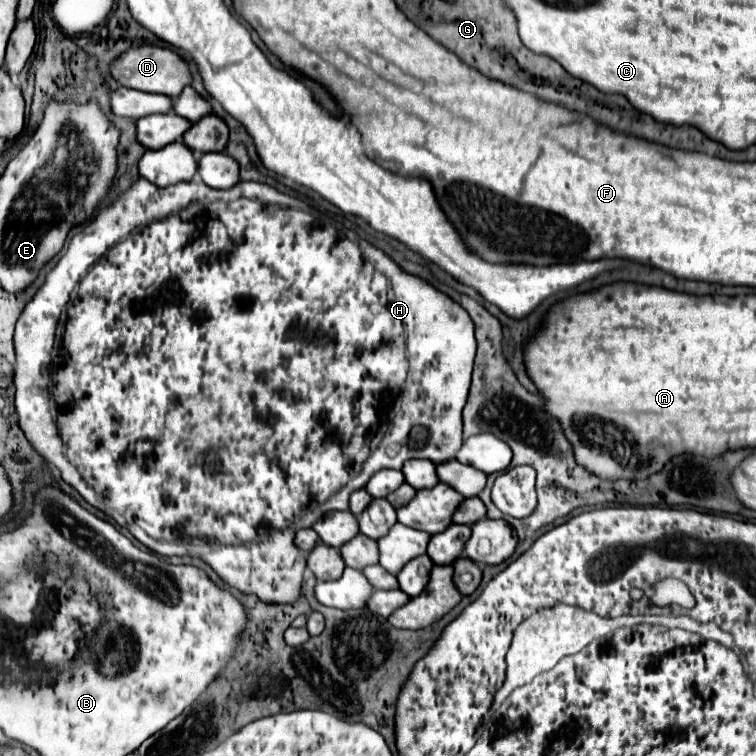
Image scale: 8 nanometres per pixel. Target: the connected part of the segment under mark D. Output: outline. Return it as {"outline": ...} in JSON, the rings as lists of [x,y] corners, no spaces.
{"outline":[[[151,44],[135,46],[135,48],[129,48],[127,52],[119,54],[109,64],[109,72],[121,86],[135,88],[141,92],[151,92],[151,94],[163,94],[169,98],[177,96],[183,90],[183,86],[189,86],[189,82],[191,82],[187,64],[173,50],[161,48],[161,46],[151,46]]]}

